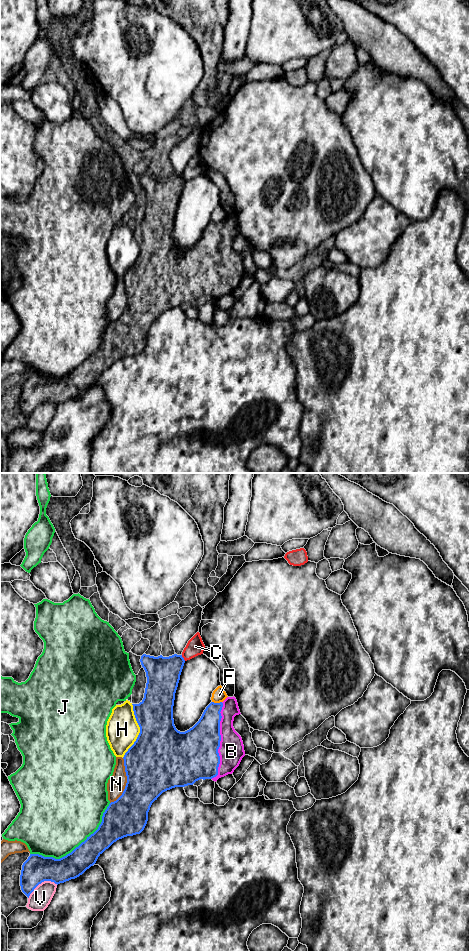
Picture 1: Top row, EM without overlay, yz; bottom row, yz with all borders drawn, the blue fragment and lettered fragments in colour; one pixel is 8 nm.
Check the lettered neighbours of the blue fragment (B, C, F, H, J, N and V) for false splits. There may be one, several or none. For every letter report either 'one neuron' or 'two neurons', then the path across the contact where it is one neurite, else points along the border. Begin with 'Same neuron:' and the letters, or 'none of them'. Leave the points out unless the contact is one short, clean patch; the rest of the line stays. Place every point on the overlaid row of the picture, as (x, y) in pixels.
Same neuron: B
B: one neuron
C: two neurons
F: two neurons
H: two neurons
J: two neurons
N: two neurons
V: two neurons

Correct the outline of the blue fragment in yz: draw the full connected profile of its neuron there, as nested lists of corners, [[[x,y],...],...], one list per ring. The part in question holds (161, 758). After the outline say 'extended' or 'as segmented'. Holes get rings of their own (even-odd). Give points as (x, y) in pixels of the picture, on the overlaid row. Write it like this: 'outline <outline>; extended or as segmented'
outline [[[143,654],[140,662],[146,672],[147,683],[143,700],[139,704],[132,704],[140,733],[123,757],[127,776],[125,789],[116,801],[109,804],[98,829],[71,853],[60,859],[30,854],[22,865],[20,875],[21,890],[28,898],[44,881],[58,885],[79,877],[114,842],[140,834],[147,824],[152,803],[163,792],[193,785],[200,779],[216,782],[232,774],[245,756],[242,738],[233,727],[234,717],[241,714],[234,696],[220,703],[211,702],[192,728],[180,732],[174,725],[173,706],[184,658],[177,654],[169,657]]]; extended

